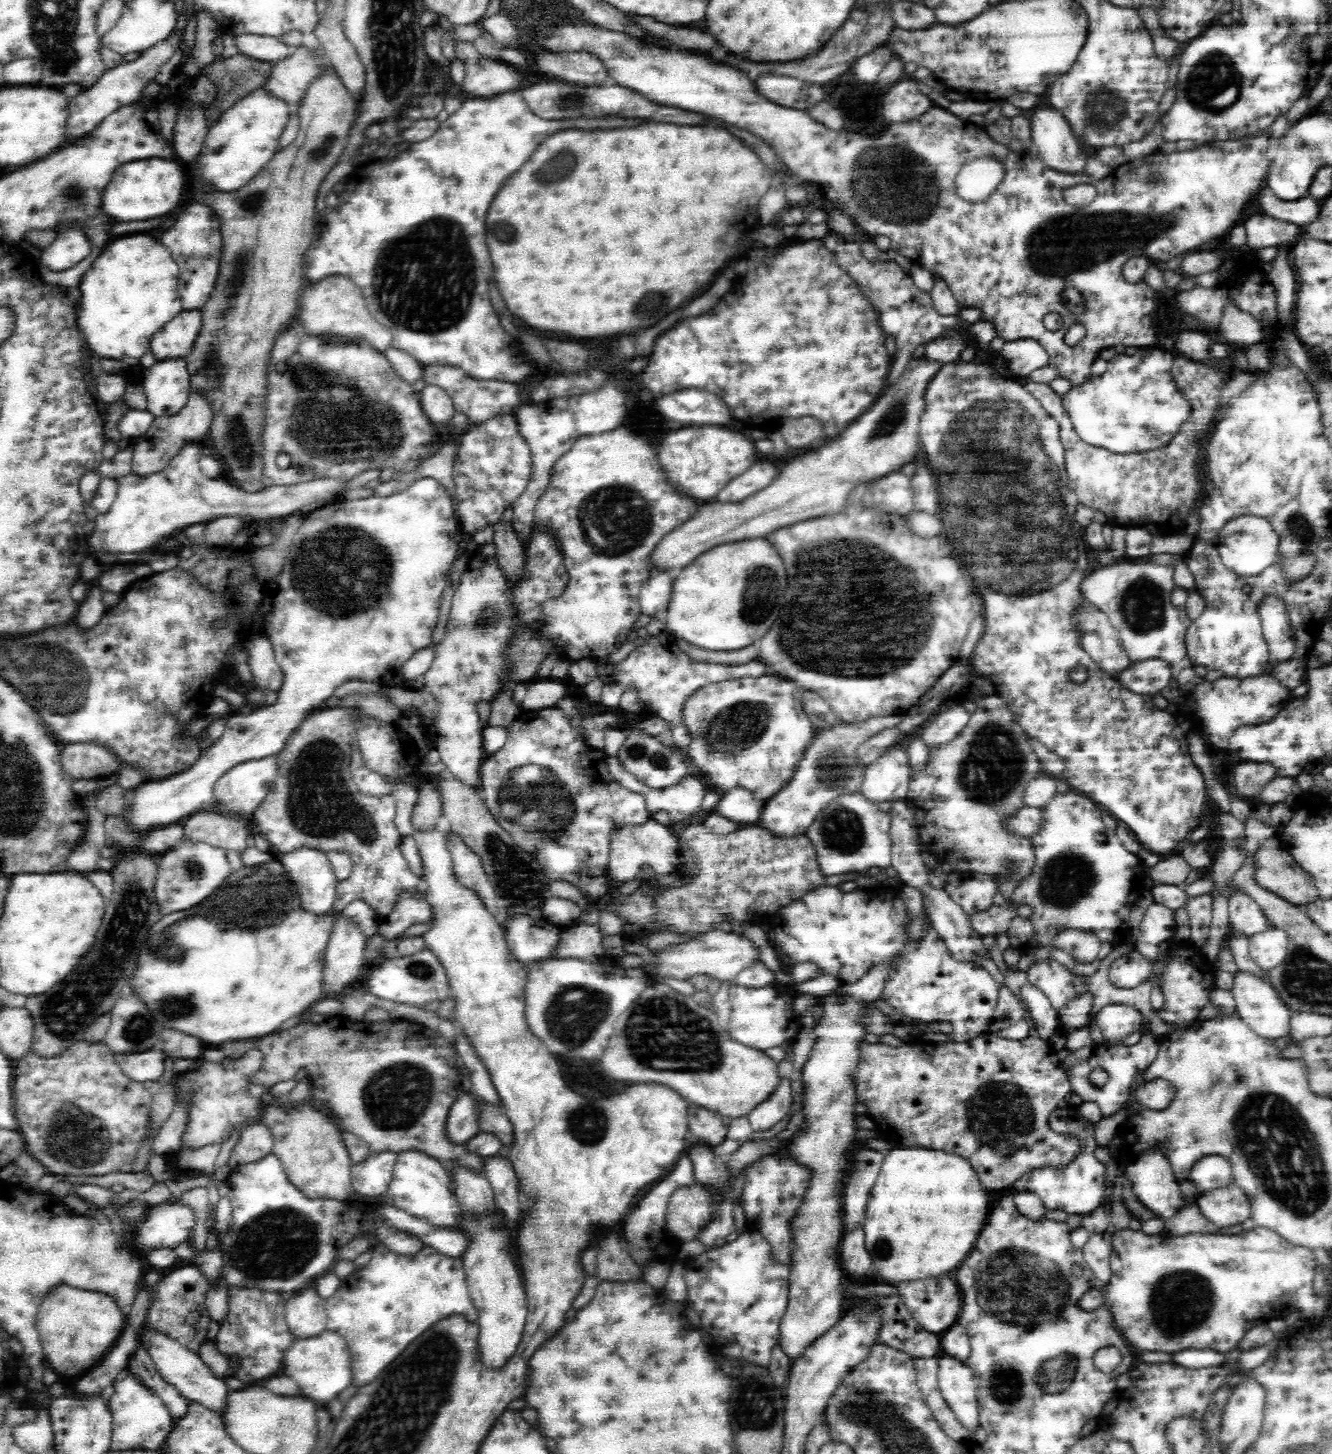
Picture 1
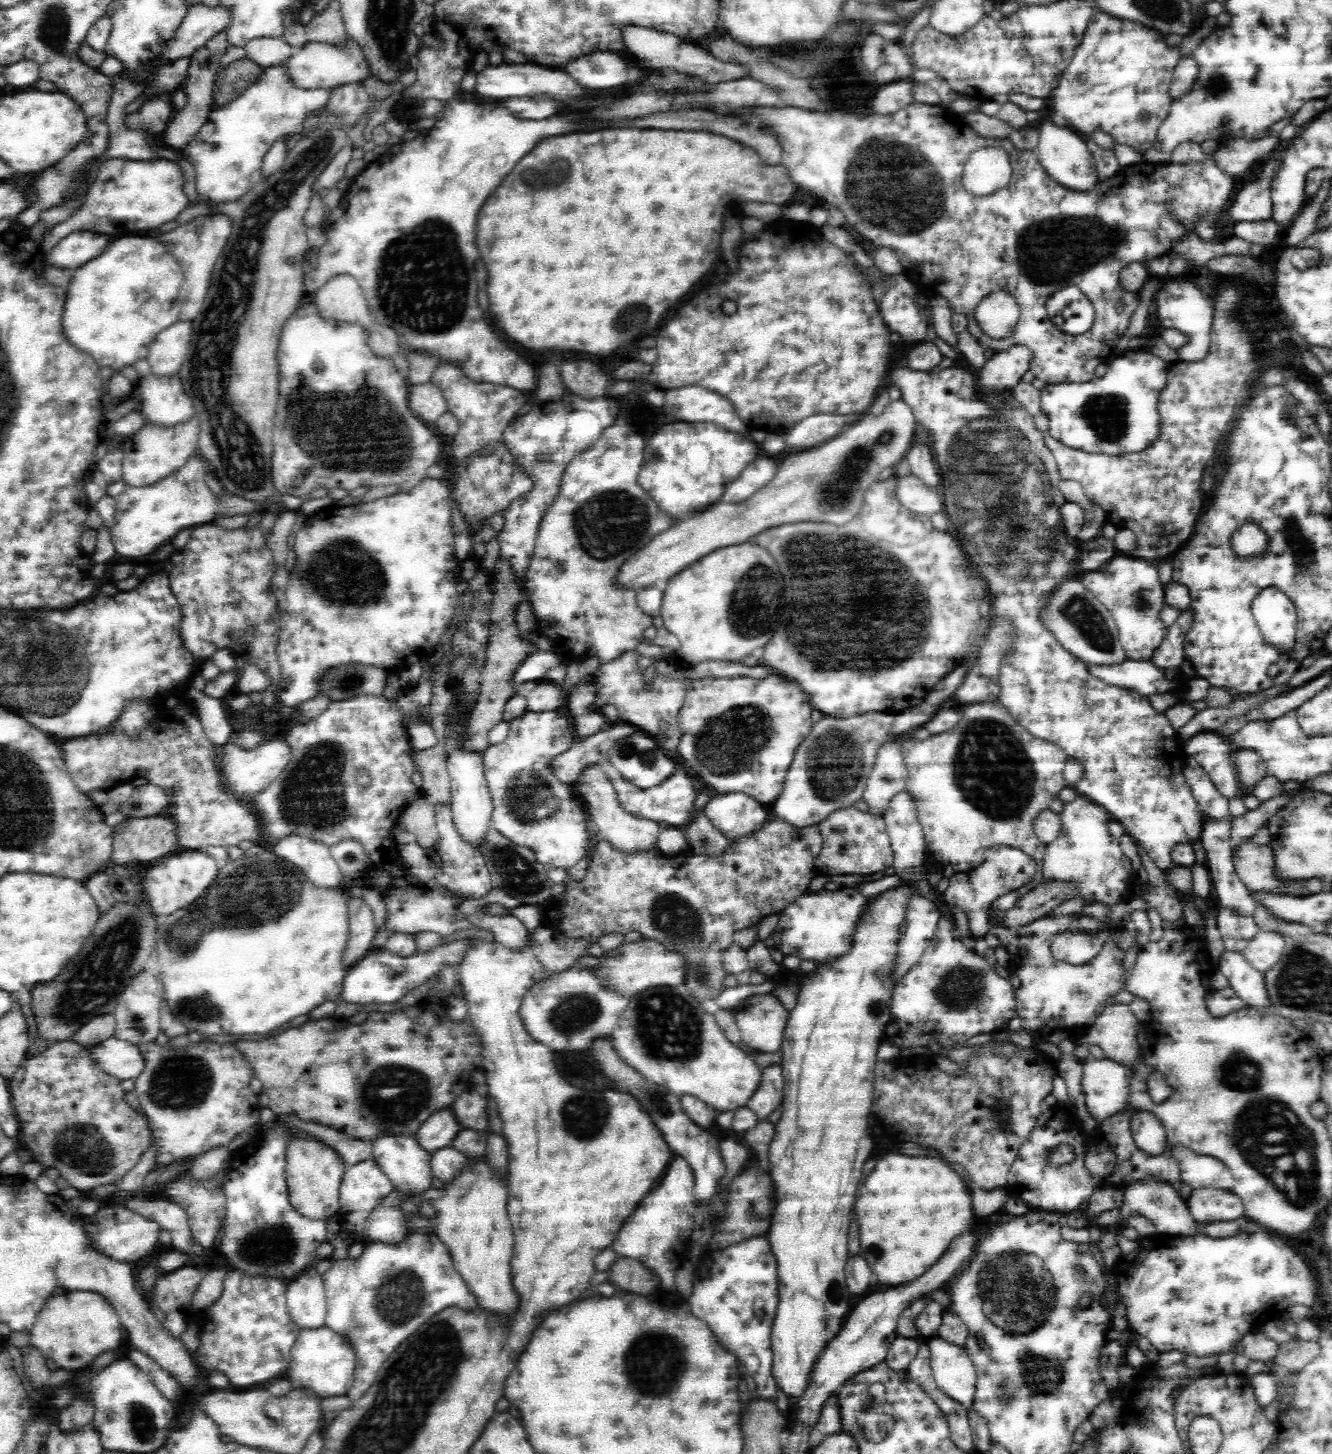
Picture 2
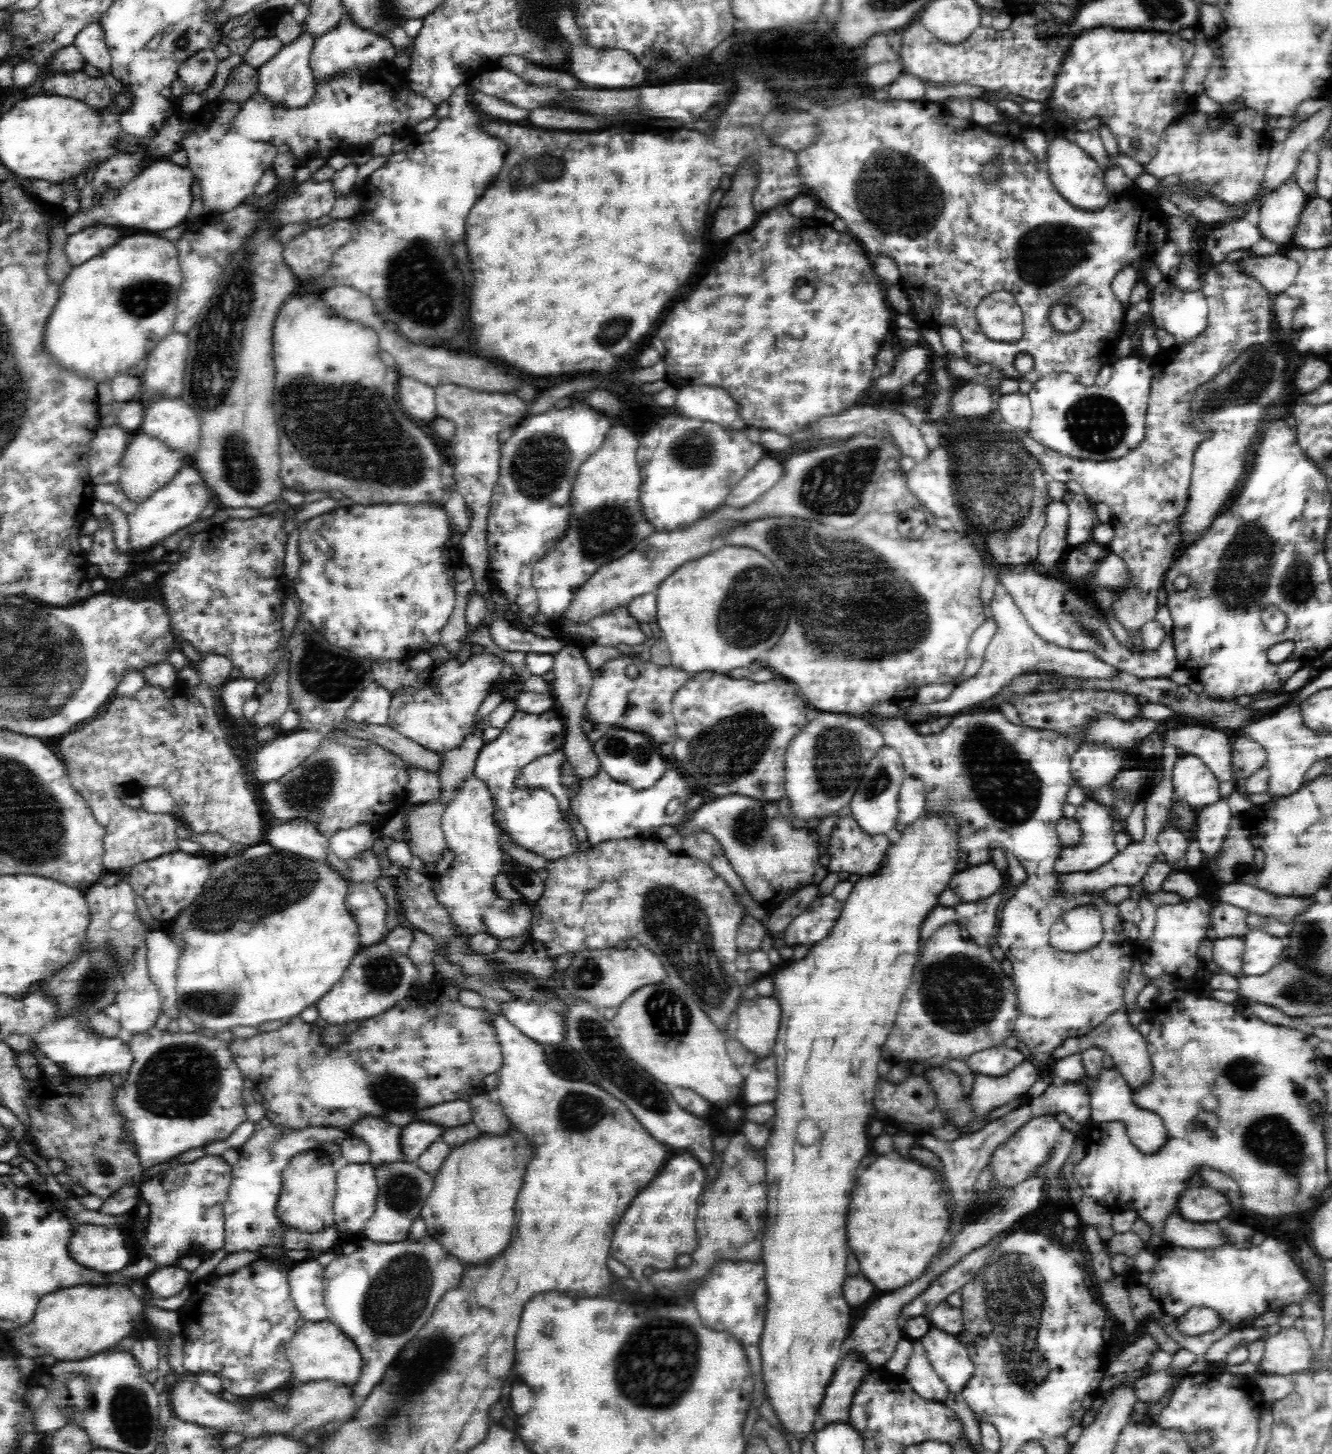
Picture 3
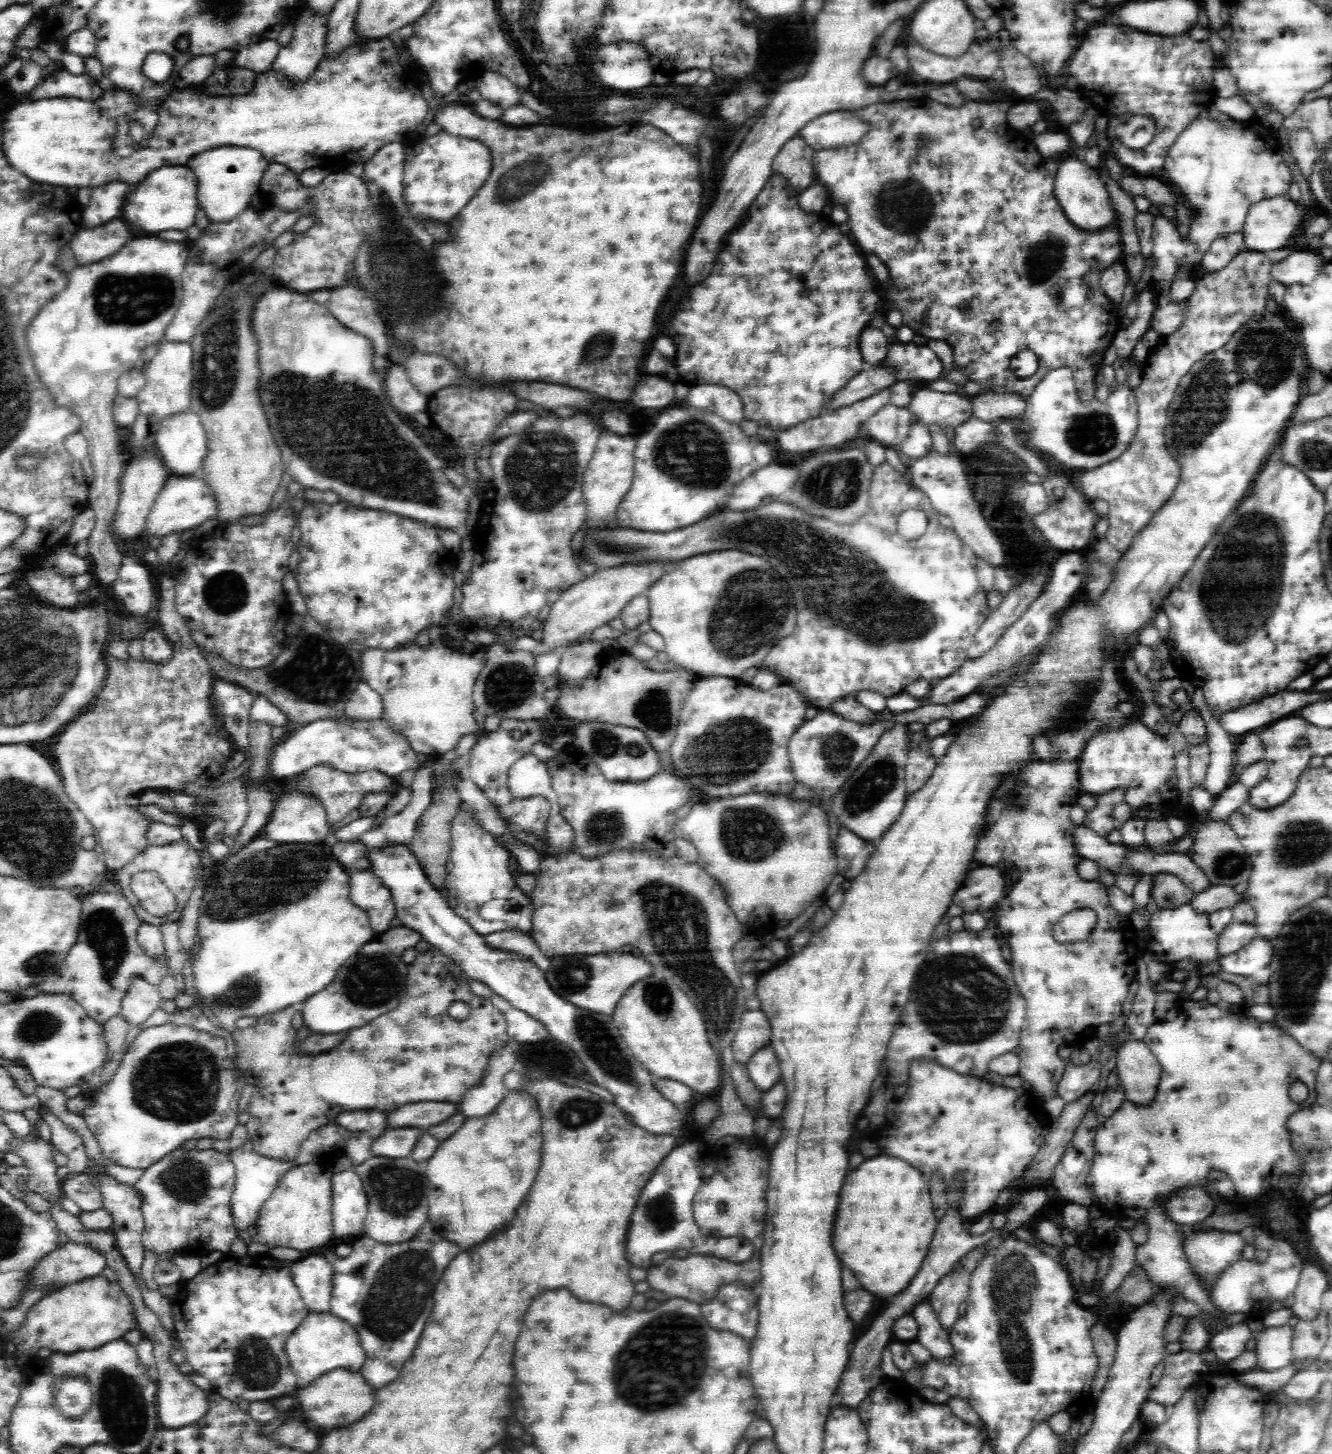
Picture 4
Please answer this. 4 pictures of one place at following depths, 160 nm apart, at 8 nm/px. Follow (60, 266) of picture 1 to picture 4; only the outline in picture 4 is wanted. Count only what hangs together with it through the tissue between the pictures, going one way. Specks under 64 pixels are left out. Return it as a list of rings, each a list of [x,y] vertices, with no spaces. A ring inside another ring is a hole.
[[[122,220],[106,222],[98,228],[84,230],[80,228],[70,241],[70,248],[75,254],[76,264],[90,265],[117,253],[127,242],[130,232]]]

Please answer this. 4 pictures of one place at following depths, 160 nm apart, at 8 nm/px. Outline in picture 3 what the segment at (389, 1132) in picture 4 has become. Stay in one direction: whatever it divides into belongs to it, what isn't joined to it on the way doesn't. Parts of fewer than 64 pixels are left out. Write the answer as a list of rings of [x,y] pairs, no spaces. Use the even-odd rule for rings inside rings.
[[[412,1122],[410,1126],[404,1126],[400,1130],[400,1151],[402,1151],[403,1161],[416,1162],[420,1154],[440,1137],[441,1126],[434,1126],[428,1122]]]

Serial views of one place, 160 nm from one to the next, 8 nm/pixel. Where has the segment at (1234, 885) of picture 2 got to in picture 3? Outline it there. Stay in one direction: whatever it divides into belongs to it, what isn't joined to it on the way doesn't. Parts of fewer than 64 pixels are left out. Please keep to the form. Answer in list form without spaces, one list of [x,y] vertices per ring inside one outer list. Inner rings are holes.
[[[1226,799],[1216,800],[1197,810],[1197,823],[1193,833],[1204,858],[1214,858],[1214,854],[1218,854],[1232,816]]]

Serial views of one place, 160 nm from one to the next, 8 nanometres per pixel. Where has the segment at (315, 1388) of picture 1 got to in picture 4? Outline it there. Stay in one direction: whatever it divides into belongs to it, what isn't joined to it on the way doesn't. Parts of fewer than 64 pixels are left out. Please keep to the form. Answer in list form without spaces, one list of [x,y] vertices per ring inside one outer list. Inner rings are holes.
[[[330,1311],[309,1312],[286,1341],[285,1351],[291,1369],[296,1375],[299,1389],[308,1386],[313,1380],[330,1370],[346,1368],[351,1372],[357,1372],[365,1361],[365,1352],[357,1330]]]

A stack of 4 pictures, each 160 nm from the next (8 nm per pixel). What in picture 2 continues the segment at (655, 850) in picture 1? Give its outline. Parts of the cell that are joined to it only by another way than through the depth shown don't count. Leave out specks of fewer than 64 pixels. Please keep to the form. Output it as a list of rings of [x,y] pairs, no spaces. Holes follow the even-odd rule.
[[[600,763],[588,764],[578,774],[574,786],[585,798],[585,802],[589,804],[590,815],[592,815],[594,823],[598,825],[598,834],[601,838],[609,840],[609,843],[620,852],[638,852],[638,850],[654,850],[654,848],[657,848],[656,840],[661,831],[659,824],[652,820],[635,818],[620,807],[616,791],[614,791],[614,787],[612,787],[612,783],[608,780],[606,774],[603,773]]]

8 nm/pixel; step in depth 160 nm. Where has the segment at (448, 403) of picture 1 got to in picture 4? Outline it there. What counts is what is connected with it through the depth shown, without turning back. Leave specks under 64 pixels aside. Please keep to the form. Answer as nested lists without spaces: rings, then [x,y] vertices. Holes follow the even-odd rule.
[[[393,363],[386,367],[386,394],[390,394],[390,404],[400,414],[414,414],[414,412],[428,412],[429,395],[418,392],[418,389],[410,382],[405,365]]]

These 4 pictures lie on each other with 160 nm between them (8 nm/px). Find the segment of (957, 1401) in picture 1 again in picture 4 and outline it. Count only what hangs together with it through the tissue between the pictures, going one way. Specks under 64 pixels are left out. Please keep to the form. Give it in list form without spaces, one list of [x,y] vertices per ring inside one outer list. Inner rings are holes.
[[[928,1300],[922,1301],[914,1305],[909,1314],[914,1317],[918,1325],[915,1340],[927,1348],[933,1358],[939,1358],[939,1360],[950,1358],[952,1345],[950,1345],[948,1329],[940,1324],[932,1303],[929,1303]]]

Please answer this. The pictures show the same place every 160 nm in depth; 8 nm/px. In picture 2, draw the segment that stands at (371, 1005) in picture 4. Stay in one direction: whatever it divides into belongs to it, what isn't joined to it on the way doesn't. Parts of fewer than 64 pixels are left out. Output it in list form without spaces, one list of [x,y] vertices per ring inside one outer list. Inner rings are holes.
[[[452,940],[447,945],[439,944],[427,953],[414,953],[407,958],[396,956],[384,948],[371,950],[364,959],[347,968],[338,998],[334,1002],[363,1006],[398,1002],[410,990],[414,990],[416,986],[422,986],[427,978],[432,978],[442,967],[456,966],[460,960],[466,958],[466,950],[469,950],[470,946],[471,942],[467,940]]]

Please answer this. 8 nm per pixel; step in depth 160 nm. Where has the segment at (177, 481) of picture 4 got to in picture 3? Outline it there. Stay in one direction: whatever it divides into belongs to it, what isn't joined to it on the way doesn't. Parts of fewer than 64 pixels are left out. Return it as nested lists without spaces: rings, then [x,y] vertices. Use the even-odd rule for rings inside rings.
[[[186,464],[172,481],[154,491],[145,501],[138,503],[130,501],[118,483],[94,485],[93,495],[99,501],[115,504],[126,515],[129,524],[129,546],[132,552],[138,554],[140,550],[149,549],[156,542],[164,540],[166,536],[172,536],[178,530],[198,520],[198,516],[212,498],[210,488],[204,481],[194,465]]]

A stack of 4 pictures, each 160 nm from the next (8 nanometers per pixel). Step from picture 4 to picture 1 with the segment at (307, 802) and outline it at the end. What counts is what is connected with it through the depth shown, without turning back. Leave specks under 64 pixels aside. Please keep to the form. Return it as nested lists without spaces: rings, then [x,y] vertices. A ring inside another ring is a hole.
[[[302,846],[297,850],[290,850],[290,853],[284,853],[282,858],[277,857],[285,872],[289,874],[294,889],[299,893],[299,901],[304,910],[313,914],[325,914],[331,910],[339,880],[336,878],[327,853]]]

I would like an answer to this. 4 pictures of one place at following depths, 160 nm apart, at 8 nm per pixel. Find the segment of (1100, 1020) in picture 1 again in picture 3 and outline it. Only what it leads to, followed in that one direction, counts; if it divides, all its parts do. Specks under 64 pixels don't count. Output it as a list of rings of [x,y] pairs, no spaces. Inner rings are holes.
[[[1122,1006],[1114,1011],[1100,1026],[1094,1027],[1088,1034],[1081,1037],[1067,1038],[1053,1052],[1055,1058],[1061,1059],[1071,1054],[1084,1052],[1087,1048],[1097,1046],[1113,1058],[1114,1068],[1124,1077],[1124,1081],[1132,1087],[1132,1090],[1140,1089],[1150,1082],[1153,1066],[1151,1066],[1150,1053],[1144,1036],[1140,1035],[1137,1027],[1130,1025],[1126,1015],[1126,1007]]]

